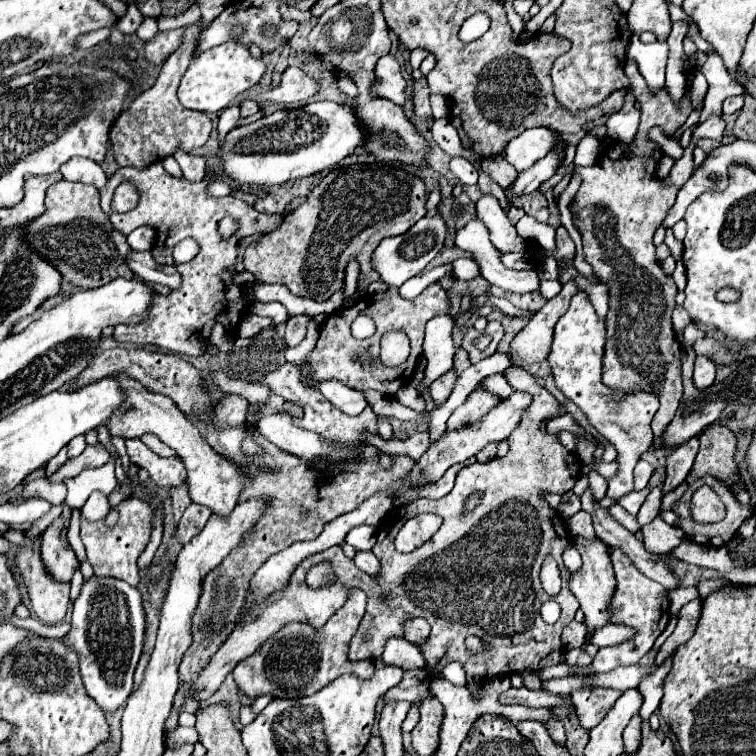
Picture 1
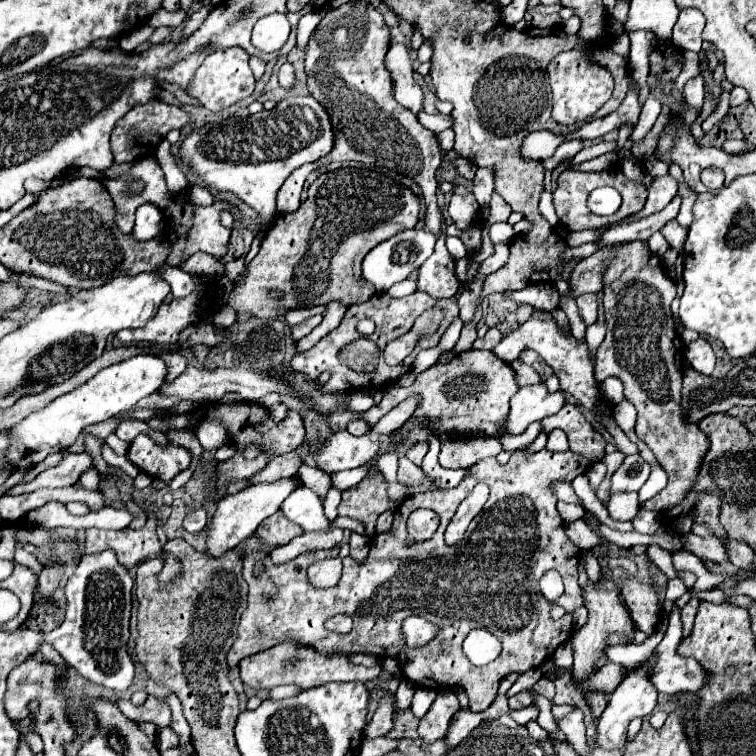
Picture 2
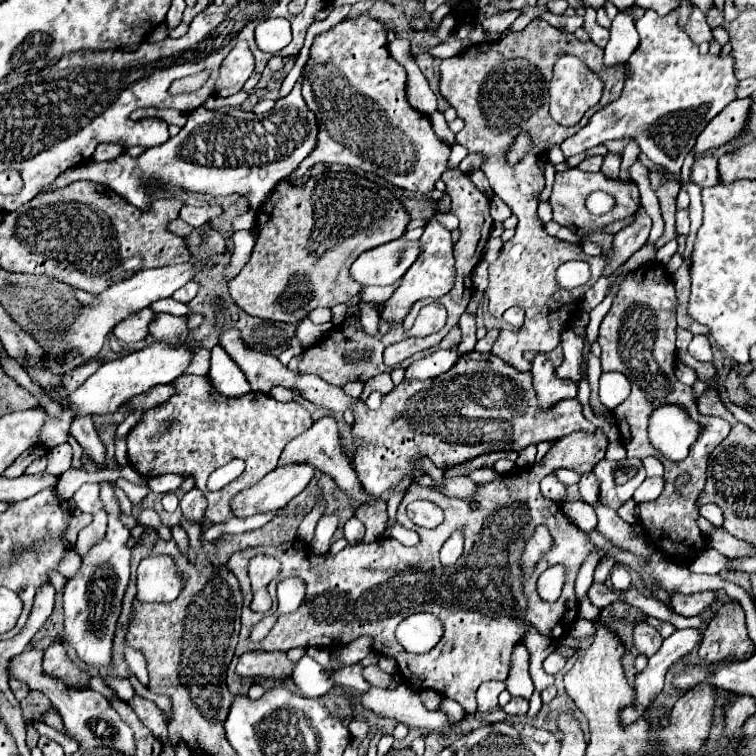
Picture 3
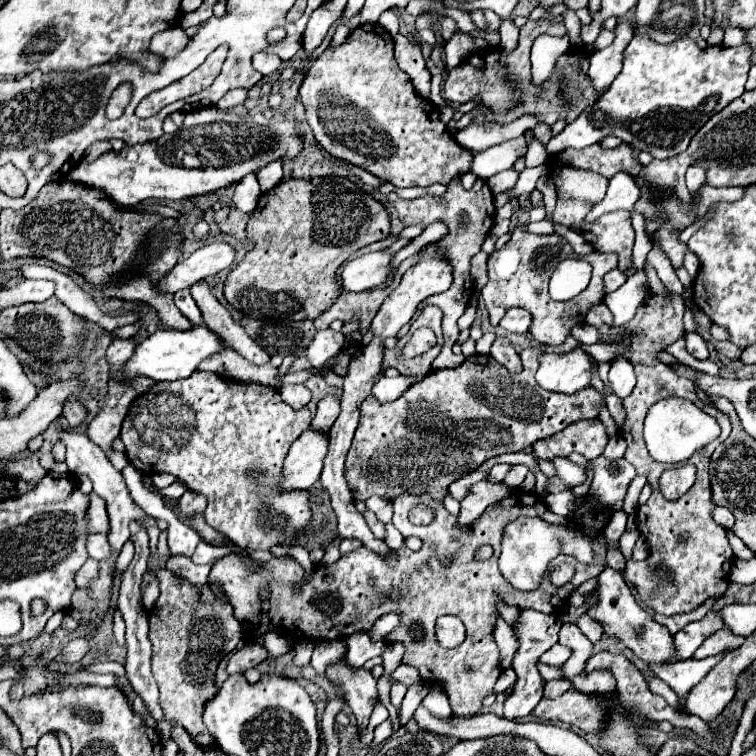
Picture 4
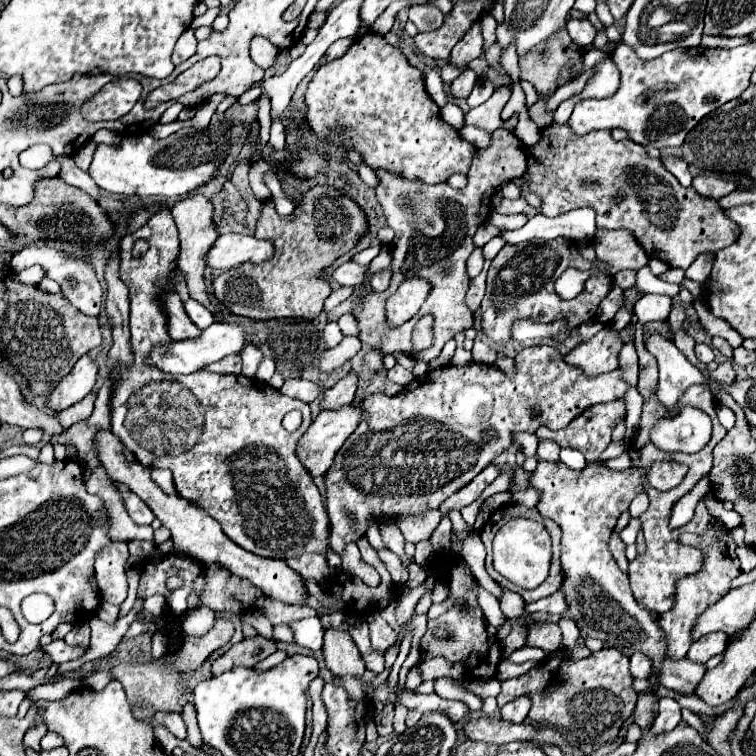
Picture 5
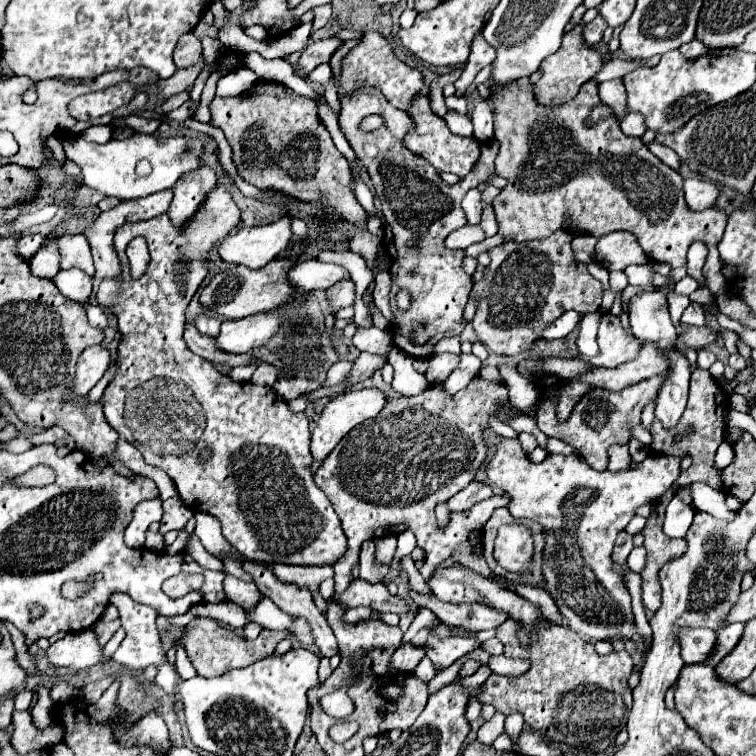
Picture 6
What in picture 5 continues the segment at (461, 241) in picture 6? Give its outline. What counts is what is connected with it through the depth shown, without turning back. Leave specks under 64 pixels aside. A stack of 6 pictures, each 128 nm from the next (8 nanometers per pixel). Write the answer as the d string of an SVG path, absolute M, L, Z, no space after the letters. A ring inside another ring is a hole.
M482 224L482 226L478 228L478 232L474 234L474 246L484 246L490 238L494 238L494 236L498 236L498 234L500 234L498 228L494 228L494 226L490 226L490 224Z

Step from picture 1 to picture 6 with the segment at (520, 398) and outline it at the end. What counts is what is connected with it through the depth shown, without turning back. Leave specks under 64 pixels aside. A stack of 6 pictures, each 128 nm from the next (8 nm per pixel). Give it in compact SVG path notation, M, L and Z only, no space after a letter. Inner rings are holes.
M610 312L602 314L598 326L598 346L600 356L596 356L596 360L586 360L598 368L616 368L628 360L634 360L642 350L642 342L626 328L622 328L620 316L614 316Z

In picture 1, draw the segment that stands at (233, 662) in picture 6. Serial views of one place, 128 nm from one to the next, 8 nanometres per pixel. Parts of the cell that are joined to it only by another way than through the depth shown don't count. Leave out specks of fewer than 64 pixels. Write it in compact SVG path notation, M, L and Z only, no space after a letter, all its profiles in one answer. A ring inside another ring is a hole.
M352 590L348 602L326 622L322 632L312 632L308 624L288 624L276 636L256 650L252 656L244 658L234 668L234 680L238 688L250 696L258 698L272 692L274 698L300 698L322 690L326 684L342 674L354 674L358 678L370 678L374 674L374 662L350 662L346 658L348 642L356 634L358 624L364 616L366 596L360 590Z

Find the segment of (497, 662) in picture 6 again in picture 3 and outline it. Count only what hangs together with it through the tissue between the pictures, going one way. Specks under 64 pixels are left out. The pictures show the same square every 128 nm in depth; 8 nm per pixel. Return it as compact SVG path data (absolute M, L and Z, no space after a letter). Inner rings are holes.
M577 619L569 630L569 634L576 638L576 640L582 640L582 638L590 636L592 632L594 632L594 624L584 619ZM552 652L552 654L544 660L544 668L548 670L548 674L556 674L558 670L564 668L564 664L566 664L566 660L564 660L564 656L560 656L560 652L558 652L558 654Z

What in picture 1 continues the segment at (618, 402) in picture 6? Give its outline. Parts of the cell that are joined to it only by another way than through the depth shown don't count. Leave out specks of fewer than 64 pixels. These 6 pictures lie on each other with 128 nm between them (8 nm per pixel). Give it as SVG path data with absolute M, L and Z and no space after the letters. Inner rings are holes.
M518 365L509 366L504 375L512 387L526 390L534 398L528 412L524 414L524 420L508 438L508 454L504 458L494 458L484 464L476 462L462 468L456 476L454 488L444 498L418 498L406 506L394 508L394 512L390 512L378 526L378 540L372 548L374 556L380 560L380 574L370 576L360 572L356 566L348 566L348 558L340 546L332 546L298 564L284 588L272 592L266 600L256 602L256 606L246 612L248 616L238 622L236 630L224 642L220 652L212 656L212 664L208 664L204 676L196 680L196 688L178 688L166 730L176 728L180 704L188 696L196 696L196 700L210 698L240 660L244 660L248 654L254 654L286 624L302 622L310 624L316 632L322 630L326 620L344 606L352 588L364 590L368 604L358 632L348 644L348 660L378 660L388 638L402 638L404 622L422 616L432 628L428 640L418 646L426 660L426 674L434 678L442 674L446 664L460 662L466 670L467 686L474 698L480 698L484 684L496 676L508 676L522 670L542 670L564 662L560 634L574 620L574 614L580 608L576 596L568 588L570 572L562 564L562 554L568 546L572 546L572 536L568 534L562 516L550 508L544 494L564 494L574 488L574 482L582 474L582 462L576 454L568 452L554 434L540 430L540 422L546 416L560 414L560 402L542 384L538 384L533 375ZM476 490L484 492L482 502L470 514L458 516L458 506L462 506L462 502ZM420 512L442 516L444 522L440 530L414 552L396 552L394 538L398 530L408 518ZM504 536L508 536L508 546L478 546L502 544ZM546 556L552 556L562 572L562 590L558 596L554 596L554 600L562 606L562 616L556 624L546 624L540 616L540 606L552 598L542 592L538 580ZM322 560L330 560L334 564L338 580L328 588L310 590L304 582L304 574L312 564ZM468 634L480 636L492 644L492 650L488 654L470 654L464 648ZM474 678L478 678L478 682L474 682Z

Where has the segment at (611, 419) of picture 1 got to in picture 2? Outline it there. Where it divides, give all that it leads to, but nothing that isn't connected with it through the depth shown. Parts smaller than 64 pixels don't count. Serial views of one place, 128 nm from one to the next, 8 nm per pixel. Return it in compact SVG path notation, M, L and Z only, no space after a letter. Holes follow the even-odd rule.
M582 294L576 298L576 304L580 308L580 316L586 322L586 326L596 322L596 308L598 308L598 294ZM536 310L528 322L524 322L522 326L518 326L518 330L510 332L508 336L504 336L500 340L500 344L494 348L494 354L498 358L502 358L504 362L514 362L518 358L518 352L522 352L524 348L532 348L536 350L548 364L550 368L554 370L554 374L560 378L560 388L568 394L572 394L582 406L586 408L592 408L594 404L602 404L606 410L610 410L610 406L600 398L600 392L598 392L598 382L594 380L594 368L592 368L592 362L590 362L590 356L588 356L588 346L586 342L578 342L576 338L572 336L564 336L556 322L552 320L552 314L550 312L542 312L542 310ZM620 492L620 496L612 496L608 504L608 514L612 520L632 520L640 510L636 492Z

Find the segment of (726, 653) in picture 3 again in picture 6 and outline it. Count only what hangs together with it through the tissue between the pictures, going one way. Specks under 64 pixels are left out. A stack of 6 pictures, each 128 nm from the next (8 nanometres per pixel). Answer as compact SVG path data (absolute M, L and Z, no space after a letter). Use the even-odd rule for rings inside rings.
M680 628L678 642L682 650L682 660L686 664L696 664L708 656L712 644L716 642L716 632L710 628Z

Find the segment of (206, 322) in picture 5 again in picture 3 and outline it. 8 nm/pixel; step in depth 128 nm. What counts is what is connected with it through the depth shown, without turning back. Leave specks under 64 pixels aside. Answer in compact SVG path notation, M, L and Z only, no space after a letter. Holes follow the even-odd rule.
M192 280L192 282L188 282L184 288L180 288L180 290L176 290L174 292L174 300L178 300L178 302L184 302L184 304L188 304L194 296L196 296L196 292L198 292L198 284Z

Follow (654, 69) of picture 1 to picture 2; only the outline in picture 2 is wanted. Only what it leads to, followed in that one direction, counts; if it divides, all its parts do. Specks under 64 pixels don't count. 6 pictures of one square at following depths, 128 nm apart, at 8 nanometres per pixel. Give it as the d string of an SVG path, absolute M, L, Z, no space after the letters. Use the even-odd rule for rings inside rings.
M652 98L646 100L646 104L644 104L644 108L642 108L642 112L640 112L638 124L636 124L634 130L632 130L632 144L638 144L638 142L644 140L644 136L652 130L654 122L656 122L656 118L658 118L658 114L660 114L660 110L662 110L662 108L660 108Z

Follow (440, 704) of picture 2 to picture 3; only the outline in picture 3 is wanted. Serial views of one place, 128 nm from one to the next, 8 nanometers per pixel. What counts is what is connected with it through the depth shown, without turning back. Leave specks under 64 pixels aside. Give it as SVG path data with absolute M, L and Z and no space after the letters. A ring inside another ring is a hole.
M442 700L440 710L444 710L448 714L448 718L456 720L456 722L460 722L464 718L464 714L466 714L464 708L460 708L460 704L456 704L454 700Z

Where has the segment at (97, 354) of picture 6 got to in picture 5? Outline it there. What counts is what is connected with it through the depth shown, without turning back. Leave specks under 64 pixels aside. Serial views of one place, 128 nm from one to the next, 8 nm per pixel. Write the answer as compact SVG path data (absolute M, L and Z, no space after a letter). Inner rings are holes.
M84 354L74 364L72 372L48 396L48 408L52 408L54 412L60 412L80 402L94 388L96 374L98 374L96 360L90 354Z

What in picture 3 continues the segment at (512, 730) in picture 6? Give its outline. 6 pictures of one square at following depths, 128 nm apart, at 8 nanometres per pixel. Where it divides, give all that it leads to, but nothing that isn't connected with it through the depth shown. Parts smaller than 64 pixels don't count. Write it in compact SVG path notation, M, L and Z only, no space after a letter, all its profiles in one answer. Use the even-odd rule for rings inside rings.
M512 698L512 700L504 706L504 712L506 712L508 716L514 716L514 718L526 716L526 712L528 712L528 700L526 700L526 698Z

